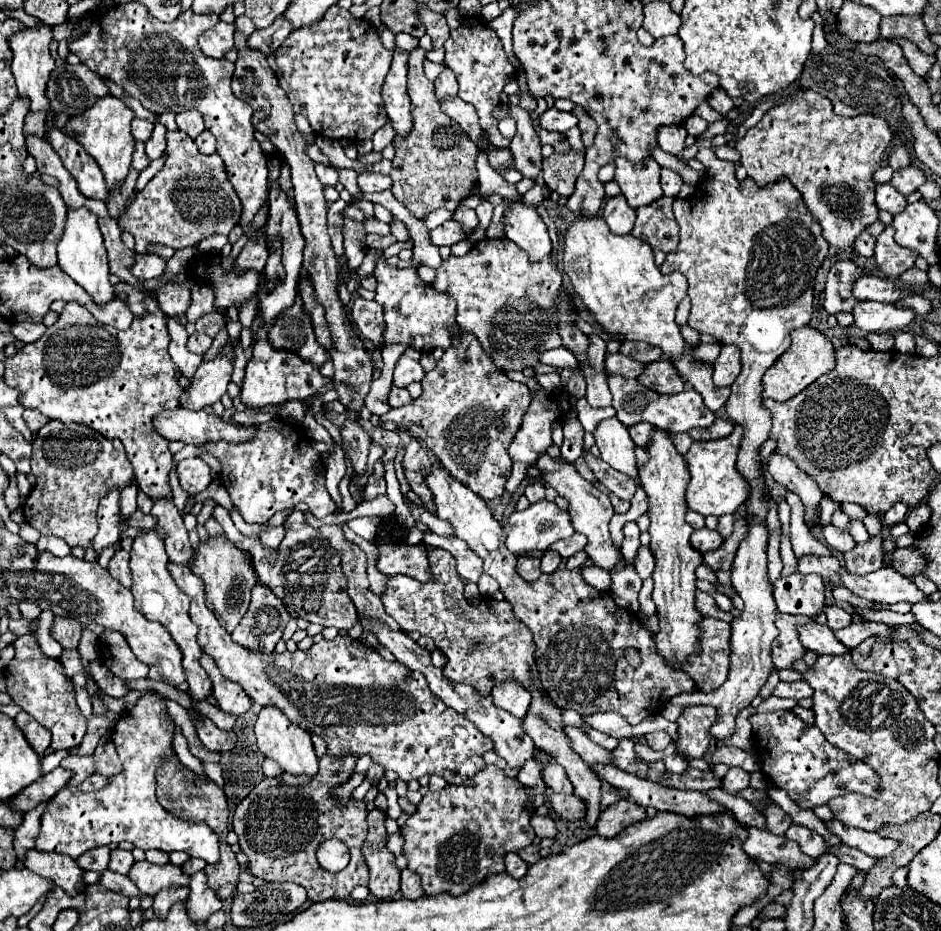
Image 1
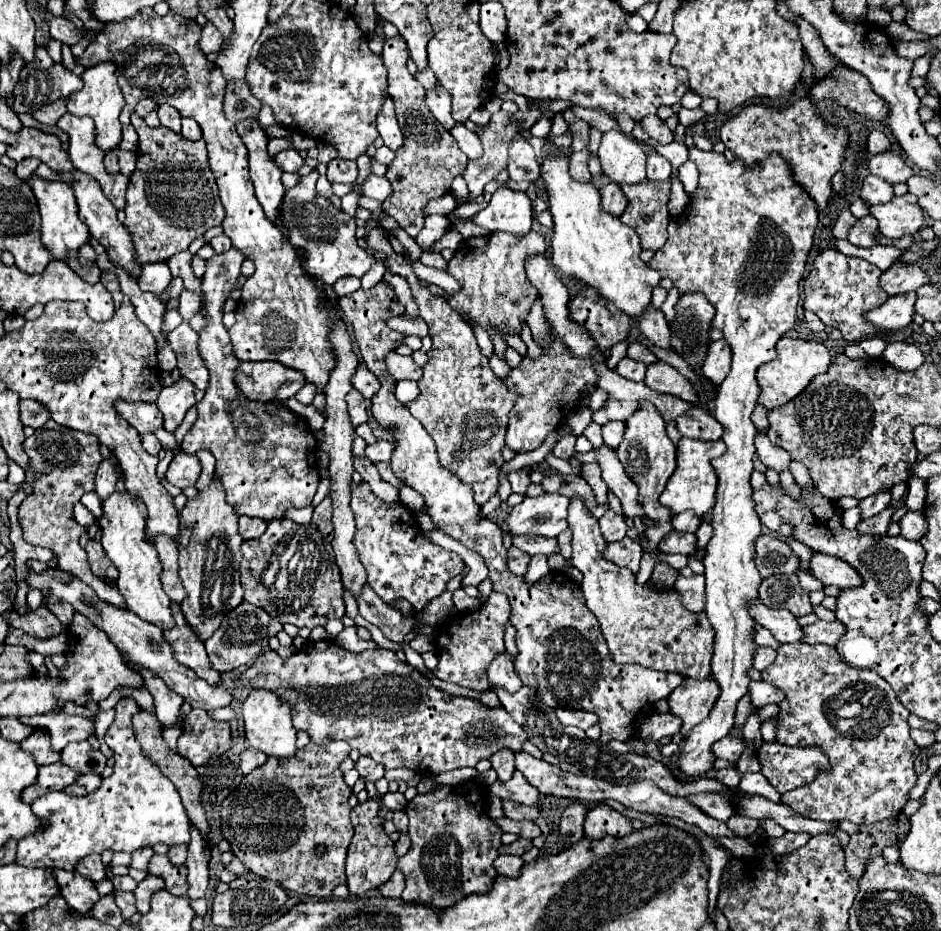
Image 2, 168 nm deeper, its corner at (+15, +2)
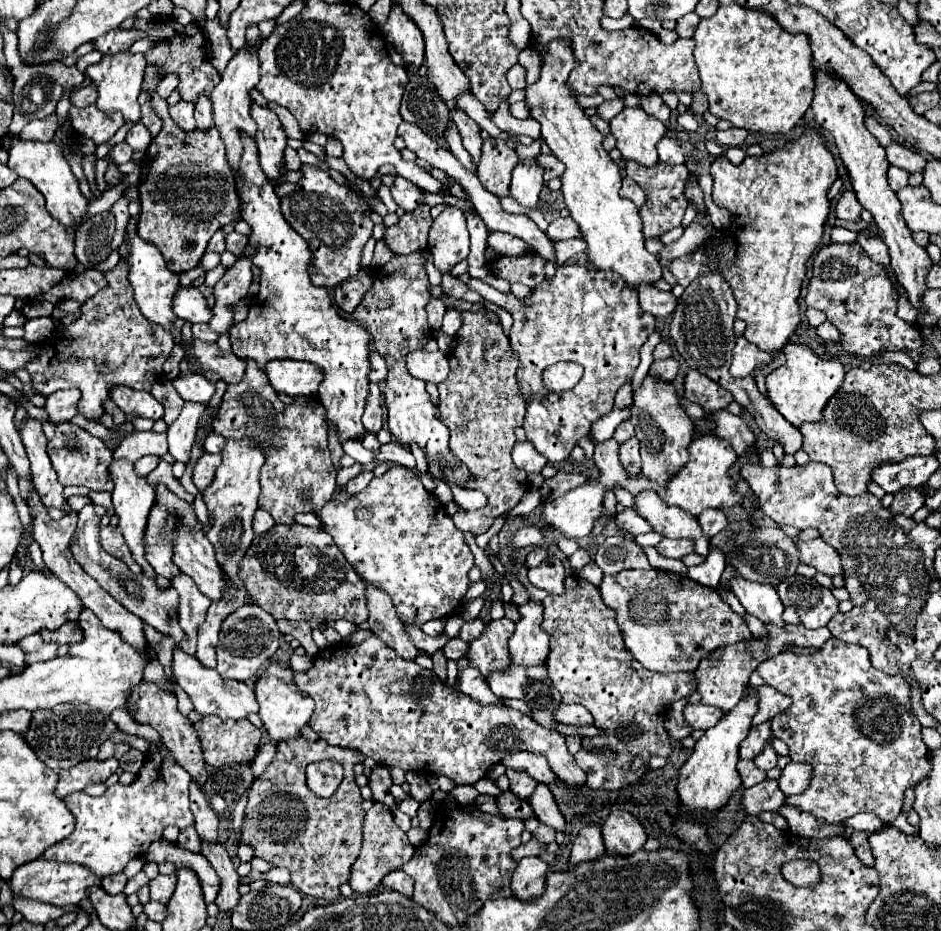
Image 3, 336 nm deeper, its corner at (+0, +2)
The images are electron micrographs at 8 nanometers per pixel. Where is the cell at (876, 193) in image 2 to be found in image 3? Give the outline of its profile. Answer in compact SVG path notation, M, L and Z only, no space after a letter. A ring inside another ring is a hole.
M889 167L887 171L887 181L889 181L889 187L897 193L901 191L903 187L907 187L907 179L909 179L909 173L899 169L899 167Z

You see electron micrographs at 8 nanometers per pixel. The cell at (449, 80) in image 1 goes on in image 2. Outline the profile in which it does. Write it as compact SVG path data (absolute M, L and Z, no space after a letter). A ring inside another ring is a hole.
M436 87L436 89L428 91L426 93L426 105L432 111L432 115L436 117L436 121L446 131L450 131L456 125L456 121L450 115L450 95L448 95L448 91L444 87Z

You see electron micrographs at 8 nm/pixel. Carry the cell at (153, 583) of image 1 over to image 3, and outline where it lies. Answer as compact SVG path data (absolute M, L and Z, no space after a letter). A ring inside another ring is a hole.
M113 461L111 463L111 479L115 483L113 489L113 507L115 507L115 515L119 517L119 533L123 535L133 559L141 565L143 575L147 575L149 579L153 579L161 589L169 587L169 581L161 575L157 575L153 571L153 567L149 567L147 559L145 559L145 531L147 531L147 519L149 519L149 511L155 505L155 489L147 483L145 477L137 477L133 471L133 463L123 461Z

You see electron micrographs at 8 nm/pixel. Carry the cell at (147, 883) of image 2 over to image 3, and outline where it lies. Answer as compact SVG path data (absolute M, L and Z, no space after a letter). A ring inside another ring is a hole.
M171 873L171 875L157 875L153 881L149 881L151 899L167 905L169 899L171 899L171 895L173 895L175 883L177 883L177 875L175 873Z

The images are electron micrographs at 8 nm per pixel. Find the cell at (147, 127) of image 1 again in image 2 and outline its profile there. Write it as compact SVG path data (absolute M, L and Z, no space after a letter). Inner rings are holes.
M124 125L122 127L122 141L120 141L120 147L118 149L124 149L124 151L136 151L138 147L138 135L134 131L132 125Z

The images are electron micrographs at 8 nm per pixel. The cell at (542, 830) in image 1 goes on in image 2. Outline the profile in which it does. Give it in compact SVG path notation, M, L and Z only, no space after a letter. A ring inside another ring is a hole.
M498 817L494 819L494 823L506 831L506 833L516 833L518 837L526 837L526 839L534 839L540 835L540 829L534 821L512 821L508 817Z

